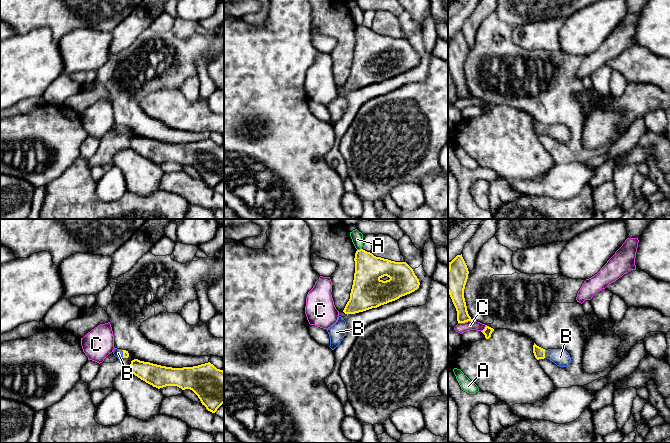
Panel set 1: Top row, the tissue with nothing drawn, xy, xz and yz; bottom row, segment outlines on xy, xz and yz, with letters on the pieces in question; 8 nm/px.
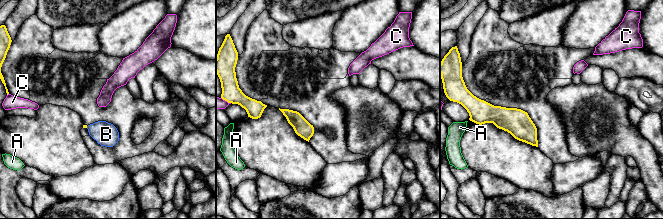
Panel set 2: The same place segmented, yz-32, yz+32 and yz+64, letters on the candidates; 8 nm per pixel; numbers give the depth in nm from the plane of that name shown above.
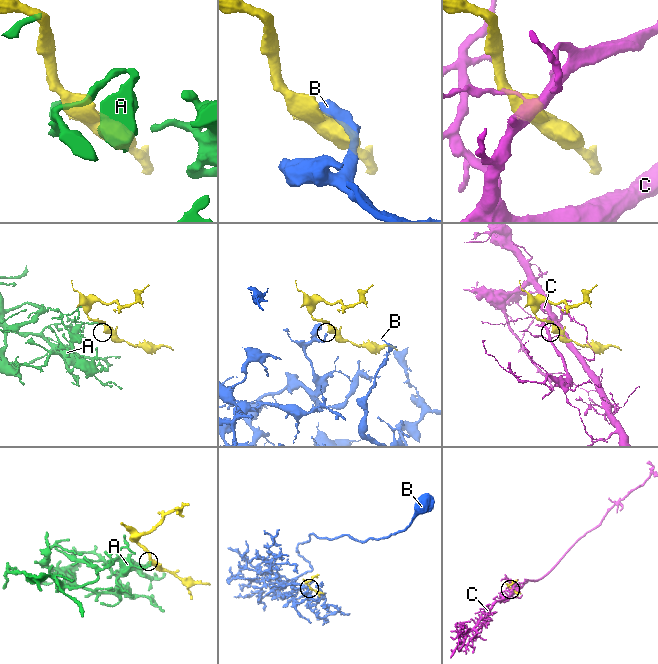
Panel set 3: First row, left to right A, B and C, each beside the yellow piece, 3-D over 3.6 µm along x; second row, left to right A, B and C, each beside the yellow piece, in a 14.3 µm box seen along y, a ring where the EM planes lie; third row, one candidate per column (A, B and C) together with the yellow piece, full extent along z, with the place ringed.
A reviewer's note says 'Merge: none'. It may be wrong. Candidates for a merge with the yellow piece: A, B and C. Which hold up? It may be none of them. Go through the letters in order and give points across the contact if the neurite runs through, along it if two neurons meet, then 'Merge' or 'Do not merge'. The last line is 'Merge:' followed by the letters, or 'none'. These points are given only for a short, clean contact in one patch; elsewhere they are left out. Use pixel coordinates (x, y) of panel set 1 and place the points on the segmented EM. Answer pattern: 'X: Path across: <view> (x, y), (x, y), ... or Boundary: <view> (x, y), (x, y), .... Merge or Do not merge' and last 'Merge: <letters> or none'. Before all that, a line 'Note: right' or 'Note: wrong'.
Note: wrong
A: Boundary: xz (361, 248), (357, 250). Do not merge
B: Path across: yz (539, 353), (544, 354), (560, 357). Merge
C: Boundary: yz (473, 320), (458, 323). Do not merge
Merge: B

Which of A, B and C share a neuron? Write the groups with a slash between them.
A / B / C

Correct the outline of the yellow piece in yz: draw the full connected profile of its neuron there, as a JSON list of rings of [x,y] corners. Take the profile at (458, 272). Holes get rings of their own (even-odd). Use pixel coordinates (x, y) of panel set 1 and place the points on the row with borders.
[[[461,255],[449,262],[448,292],[457,311],[458,323],[474,321],[468,314],[464,298],[464,289],[468,279],[468,268]]]

